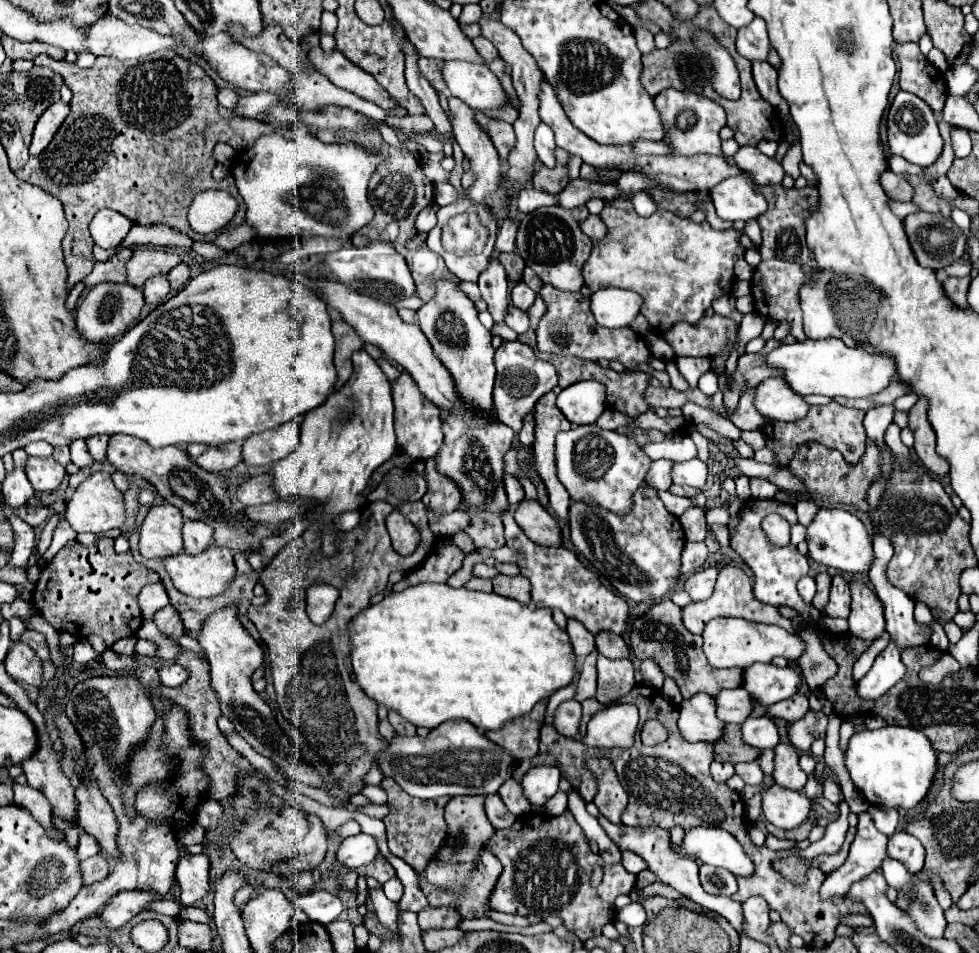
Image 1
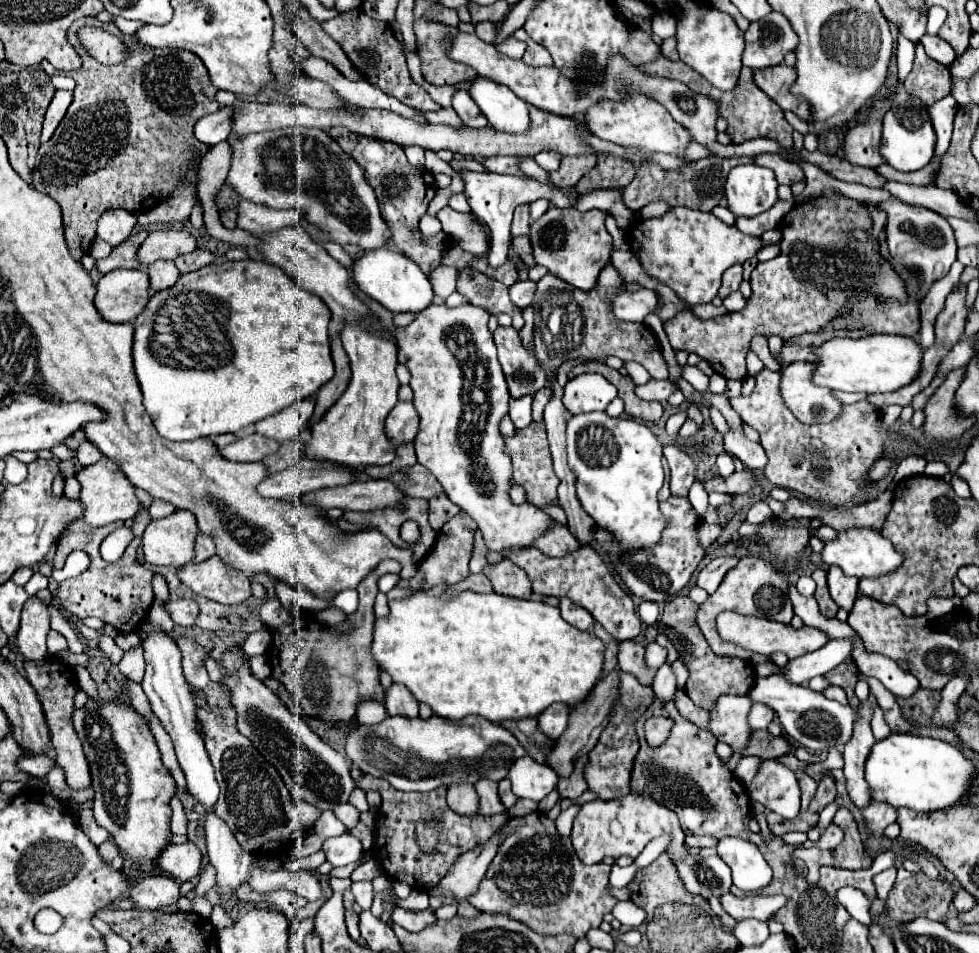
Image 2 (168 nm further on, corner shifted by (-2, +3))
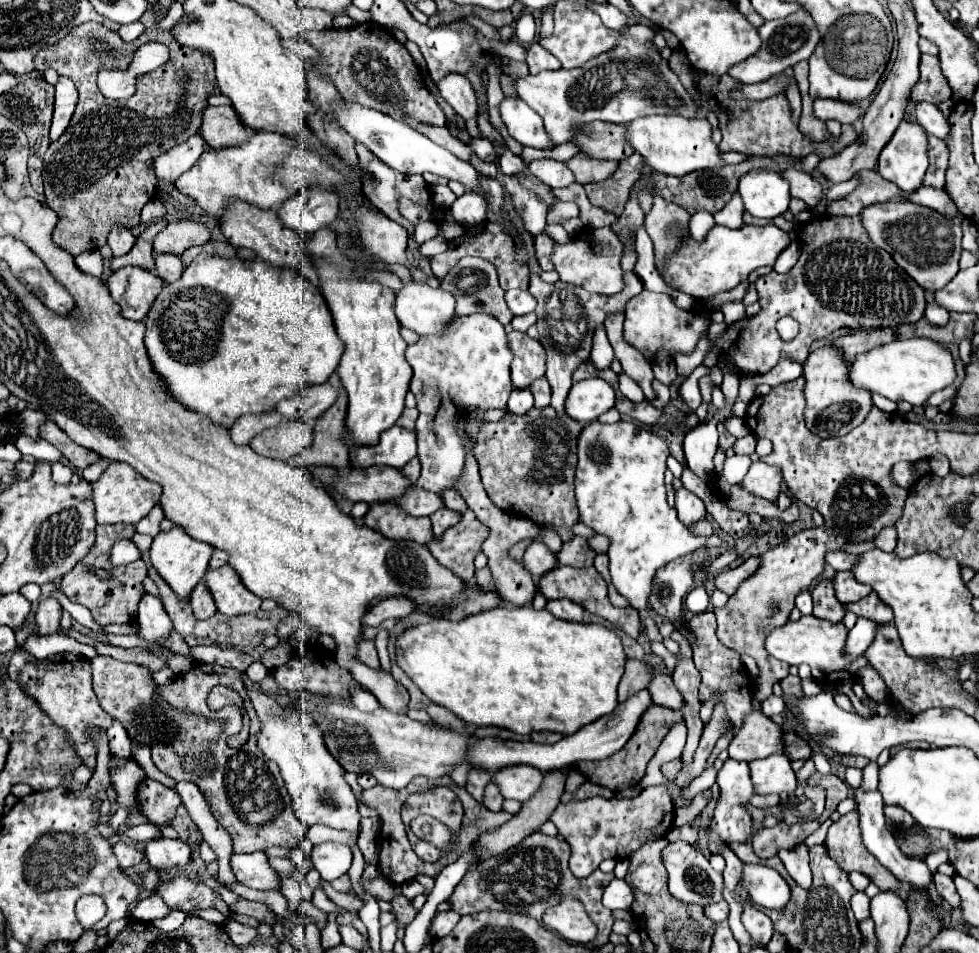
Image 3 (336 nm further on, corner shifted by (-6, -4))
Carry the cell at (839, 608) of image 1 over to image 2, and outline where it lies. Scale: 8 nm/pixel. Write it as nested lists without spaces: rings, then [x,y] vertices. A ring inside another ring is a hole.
[[[838,567],[828,569],[828,589],[838,607],[850,611],[858,597],[858,577],[848,577]]]

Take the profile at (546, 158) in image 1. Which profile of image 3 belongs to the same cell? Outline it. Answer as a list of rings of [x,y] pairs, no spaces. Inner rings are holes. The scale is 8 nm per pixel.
[[[542,158],[542,160],[534,160],[528,164],[528,168],[548,186],[552,188],[564,188],[568,184],[574,182],[572,172],[568,170],[568,166],[564,162],[558,160],[550,160],[550,158]]]

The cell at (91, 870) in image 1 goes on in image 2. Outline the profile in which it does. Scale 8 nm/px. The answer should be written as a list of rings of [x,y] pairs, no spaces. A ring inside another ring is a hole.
[[[104,841],[100,847],[100,855],[102,855],[102,859],[108,863],[108,865],[112,865],[114,869],[122,869],[122,865],[124,865],[124,857],[122,857],[122,853],[120,853],[120,849],[114,845],[114,841]]]

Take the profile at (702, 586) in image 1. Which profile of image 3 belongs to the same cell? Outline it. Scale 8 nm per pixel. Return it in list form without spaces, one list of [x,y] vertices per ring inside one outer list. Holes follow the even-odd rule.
[[[748,558],[744,564],[740,564],[738,568],[732,568],[732,570],[724,570],[720,572],[716,578],[714,578],[714,586],[718,590],[722,590],[724,594],[732,596],[736,592],[736,588],[740,586],[742,580],[746,580],[750,574],[754,574],[758,568],[758,558]]]

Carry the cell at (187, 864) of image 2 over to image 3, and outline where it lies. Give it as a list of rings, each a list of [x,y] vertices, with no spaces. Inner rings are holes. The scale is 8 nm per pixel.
[[[158,838],[146,844],[146,858],[152,868],[156,870],[166,870],[174,866],[186,866],[192,860],[190,846],[184,844],[182,840],[168,840],[168,838]]]

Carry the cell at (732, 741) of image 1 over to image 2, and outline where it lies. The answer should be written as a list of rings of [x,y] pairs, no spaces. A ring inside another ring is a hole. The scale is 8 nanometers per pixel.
[[[762,729],[752,733],[750,743],[744,749],[744,755],[756,755],[760,759],[776,759],[790,753],[790,749],[792,749],[792,743],[784,735],[774,737],[766,729]]]

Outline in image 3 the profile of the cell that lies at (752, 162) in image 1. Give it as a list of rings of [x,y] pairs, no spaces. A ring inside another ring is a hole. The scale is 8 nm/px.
[[[790,168],[790,170],[782,172],[782,178],[790,184],[790,194],[794,198],[804,200],[810,208],[814,208],[818,204],[822,186],[812,176],[808,176],[806,172],[798,172],[798,170]]]

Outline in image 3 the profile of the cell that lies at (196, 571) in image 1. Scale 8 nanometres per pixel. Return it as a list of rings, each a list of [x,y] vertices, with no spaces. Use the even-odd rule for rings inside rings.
[[[228,564],[218,570],[208,570],[204,576],[204,584],[214,596],[220,614],[238,616],[260,610],[262,600],[252,592],[246,592],[246,588],[238,584],[238,576],[234,576],[234,570]]]

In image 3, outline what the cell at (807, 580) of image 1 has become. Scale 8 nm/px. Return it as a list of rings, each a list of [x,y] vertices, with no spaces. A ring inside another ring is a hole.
[[[802,590],[802,592],[796,596],[796,608],[798,608],[802,614],[812,614],[812,596],[810,596],[810,590]]]

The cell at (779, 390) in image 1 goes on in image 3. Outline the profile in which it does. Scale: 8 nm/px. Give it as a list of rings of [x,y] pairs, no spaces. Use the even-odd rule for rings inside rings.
[[[818,348],[810,352],[810,356],[804,362],[804,400],[806,400],[806,412],[804,420],[810,432],[814,432],[820,438],[834,438],[834,436],[844,436],[850,430],[854,430],[866,414],[872,408],[872,398],[870,392],[862,392],[860,388],[850,388],[846,384],[846,362],[834,348]]]

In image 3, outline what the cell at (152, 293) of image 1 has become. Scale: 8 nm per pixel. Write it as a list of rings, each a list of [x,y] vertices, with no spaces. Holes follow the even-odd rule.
[[[170,254],[156,256],[156,274],[166,284],[172,284],[174,280],[178,280],[182,276],[182,272],[184,272],[184,266],[182,266],[178,256],[170,256]]]

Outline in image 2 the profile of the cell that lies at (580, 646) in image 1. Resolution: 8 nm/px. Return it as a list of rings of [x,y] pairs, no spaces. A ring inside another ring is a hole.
[[[560,597],[560,611],[562,611],[562,617],[570,623],[570,625],[574,625],[576,629],[580,629],[580,631],[592,631],[592,623],[594,623],[594,619],[592,619],[592,615],[586,611],[586,609],[582,609],[580,605],[576,605],[576,603],[572,603],[568,597]]]

